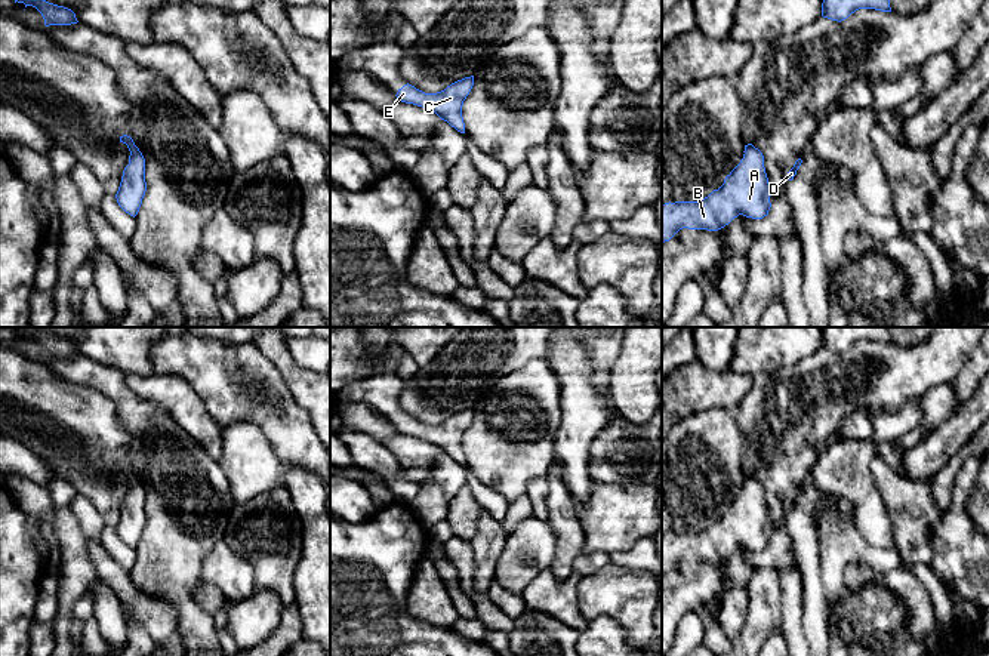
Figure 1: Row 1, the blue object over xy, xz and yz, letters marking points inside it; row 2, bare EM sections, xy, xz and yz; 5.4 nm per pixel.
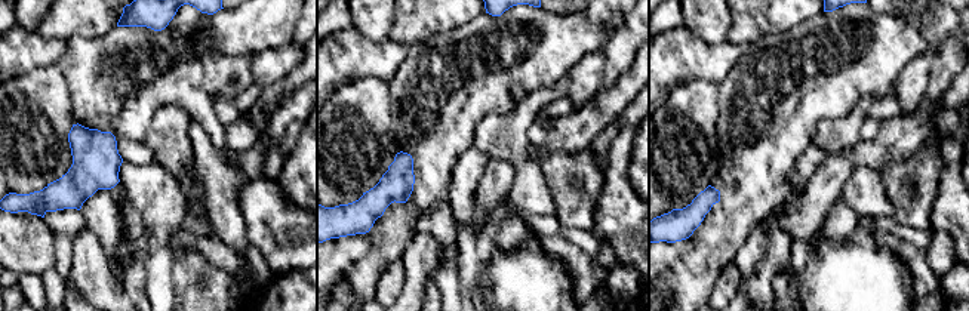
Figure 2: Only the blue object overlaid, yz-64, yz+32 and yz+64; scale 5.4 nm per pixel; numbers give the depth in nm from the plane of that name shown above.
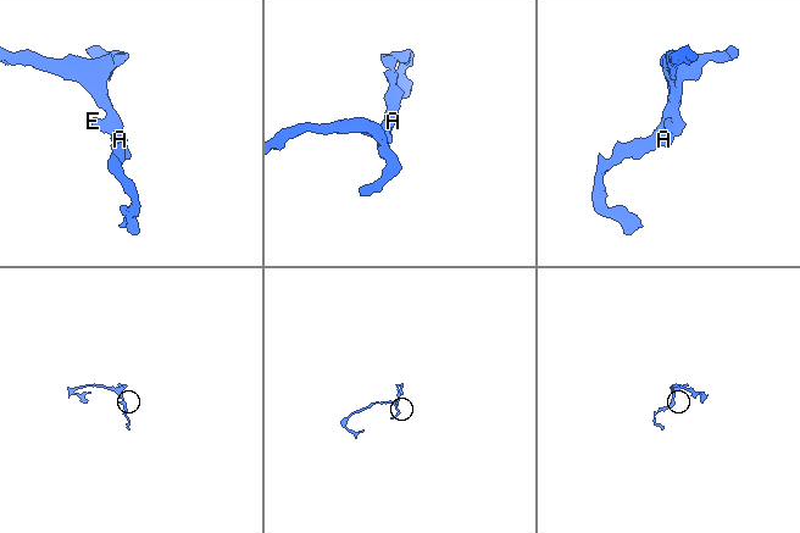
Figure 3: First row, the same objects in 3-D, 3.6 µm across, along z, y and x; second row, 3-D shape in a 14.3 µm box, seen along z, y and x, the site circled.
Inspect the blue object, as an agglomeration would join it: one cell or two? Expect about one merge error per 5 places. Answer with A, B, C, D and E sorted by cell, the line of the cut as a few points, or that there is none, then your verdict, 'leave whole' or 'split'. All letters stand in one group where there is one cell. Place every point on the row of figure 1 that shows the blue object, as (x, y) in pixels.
A B C D E | no cut | leave whole

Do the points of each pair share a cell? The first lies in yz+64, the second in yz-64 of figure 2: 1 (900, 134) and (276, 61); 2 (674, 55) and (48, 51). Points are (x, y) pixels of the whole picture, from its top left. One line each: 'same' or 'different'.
1: different
2: same

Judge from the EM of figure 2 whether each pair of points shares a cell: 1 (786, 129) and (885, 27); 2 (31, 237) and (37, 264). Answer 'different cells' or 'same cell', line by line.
1: same cell
2: same cell

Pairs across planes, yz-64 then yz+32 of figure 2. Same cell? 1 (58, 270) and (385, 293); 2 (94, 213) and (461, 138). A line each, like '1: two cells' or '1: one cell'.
1: one cell
2: two cells

